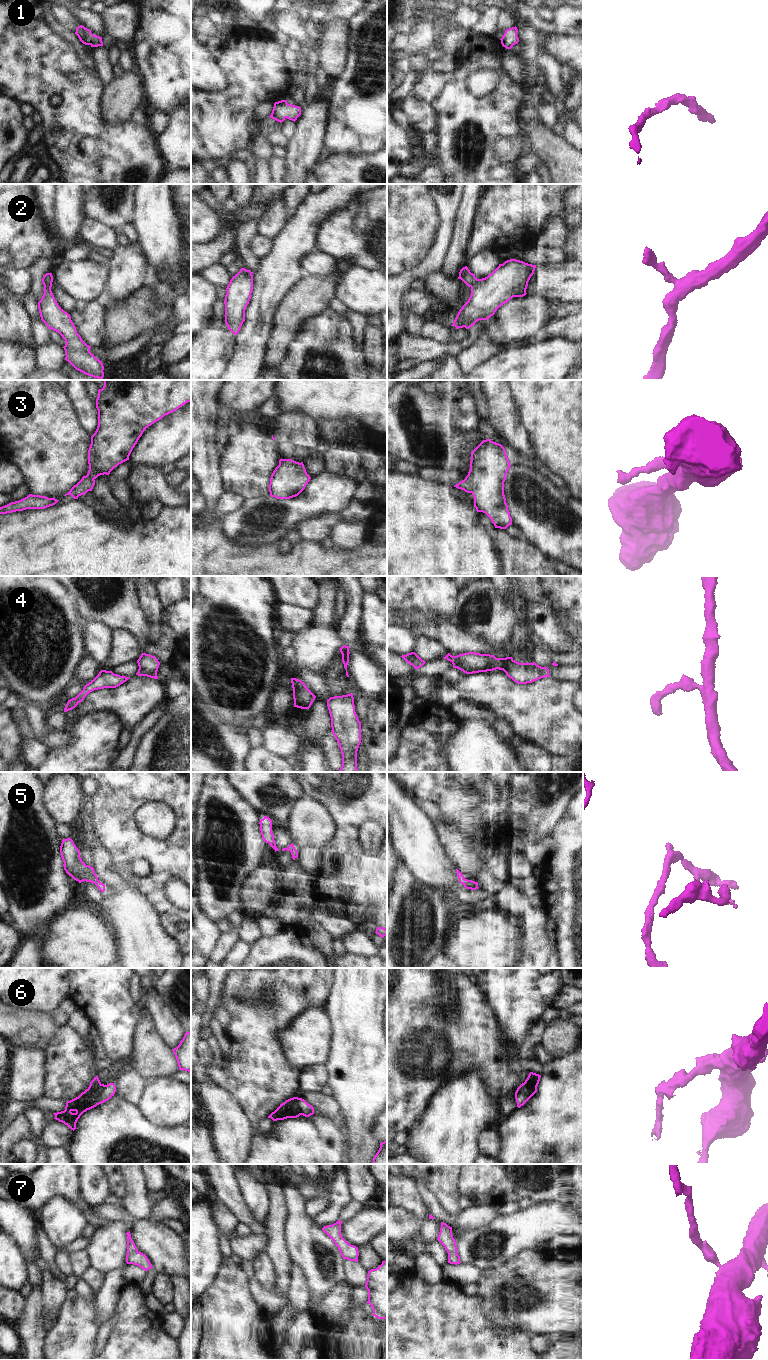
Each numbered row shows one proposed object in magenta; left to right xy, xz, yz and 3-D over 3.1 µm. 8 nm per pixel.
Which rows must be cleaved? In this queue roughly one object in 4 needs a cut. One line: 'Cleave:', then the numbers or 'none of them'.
Cleave: 6

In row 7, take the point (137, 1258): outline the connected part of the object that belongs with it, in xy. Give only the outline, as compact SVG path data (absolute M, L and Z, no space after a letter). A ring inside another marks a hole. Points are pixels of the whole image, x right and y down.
M130 1231L127 1232L126 1235L127 1235L126 1263L137 1265L140 1268L142 1268L144 1271L153 1268L147 1256L138 1251L134 1241L131 1238Z

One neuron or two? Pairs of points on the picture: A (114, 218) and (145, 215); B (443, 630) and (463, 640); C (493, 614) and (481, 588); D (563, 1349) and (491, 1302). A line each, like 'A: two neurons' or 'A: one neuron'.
A: two neurons
B: one neuron
C: one neuron
D: two neurons

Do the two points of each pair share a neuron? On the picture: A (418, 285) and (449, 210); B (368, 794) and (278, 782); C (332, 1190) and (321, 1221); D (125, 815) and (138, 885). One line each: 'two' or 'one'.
A: two
B: two
C: one
D: one

